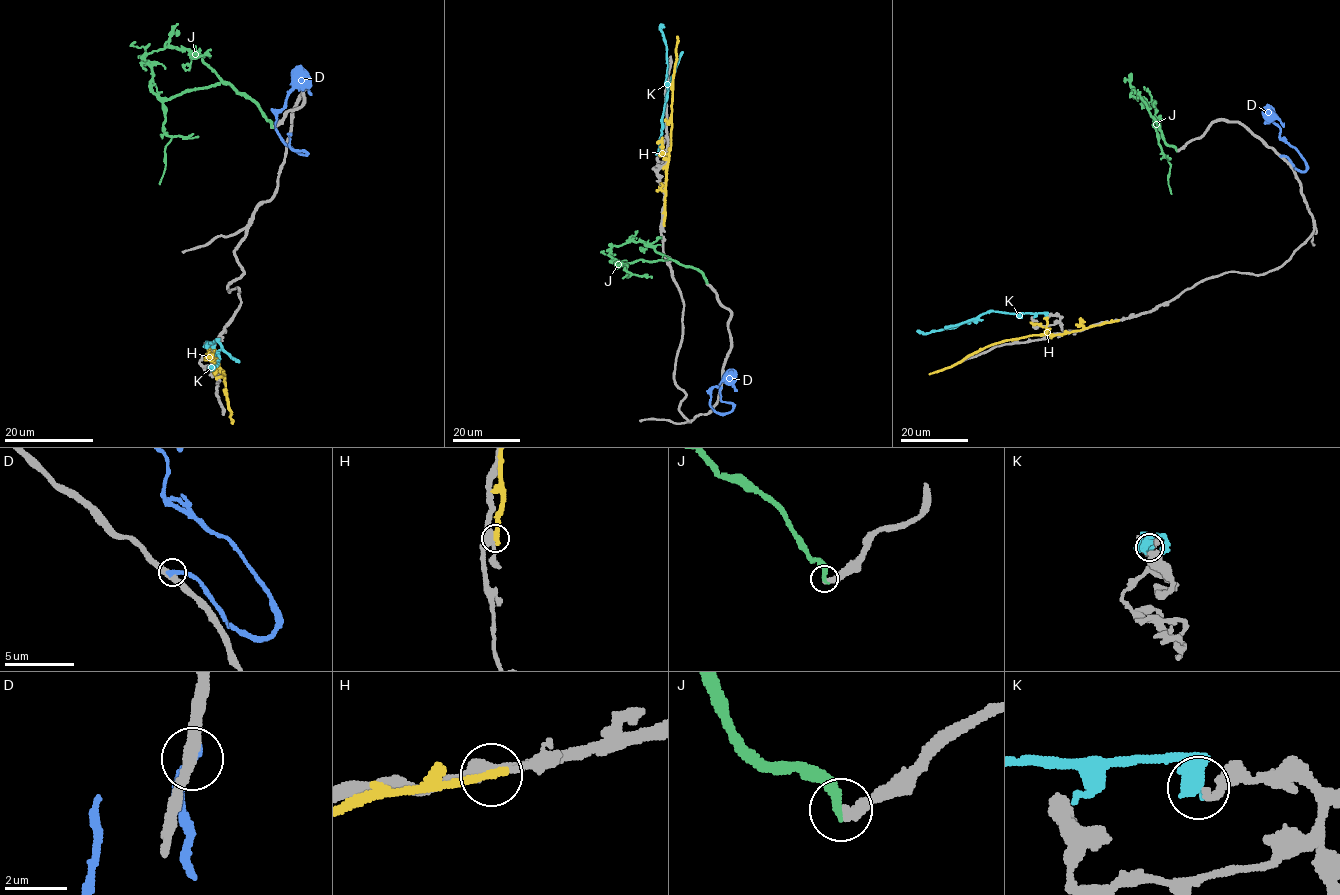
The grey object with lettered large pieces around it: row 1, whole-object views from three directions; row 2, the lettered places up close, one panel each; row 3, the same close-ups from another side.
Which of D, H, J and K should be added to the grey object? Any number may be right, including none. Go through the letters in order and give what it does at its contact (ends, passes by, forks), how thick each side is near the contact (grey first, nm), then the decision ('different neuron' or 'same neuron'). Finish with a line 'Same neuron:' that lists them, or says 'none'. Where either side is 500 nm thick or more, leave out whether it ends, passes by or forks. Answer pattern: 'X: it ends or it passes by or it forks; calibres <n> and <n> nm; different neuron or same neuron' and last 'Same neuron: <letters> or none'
D: it ends; calibres 400 and 340 nm; different neuron
H: it ends; calibres 340 and 340 nm; different neuron
J: it ends; calibres 360 and 320 nm; same neuron
K: calibres 280 and 650 nm; different neuron
Same neuron: J

